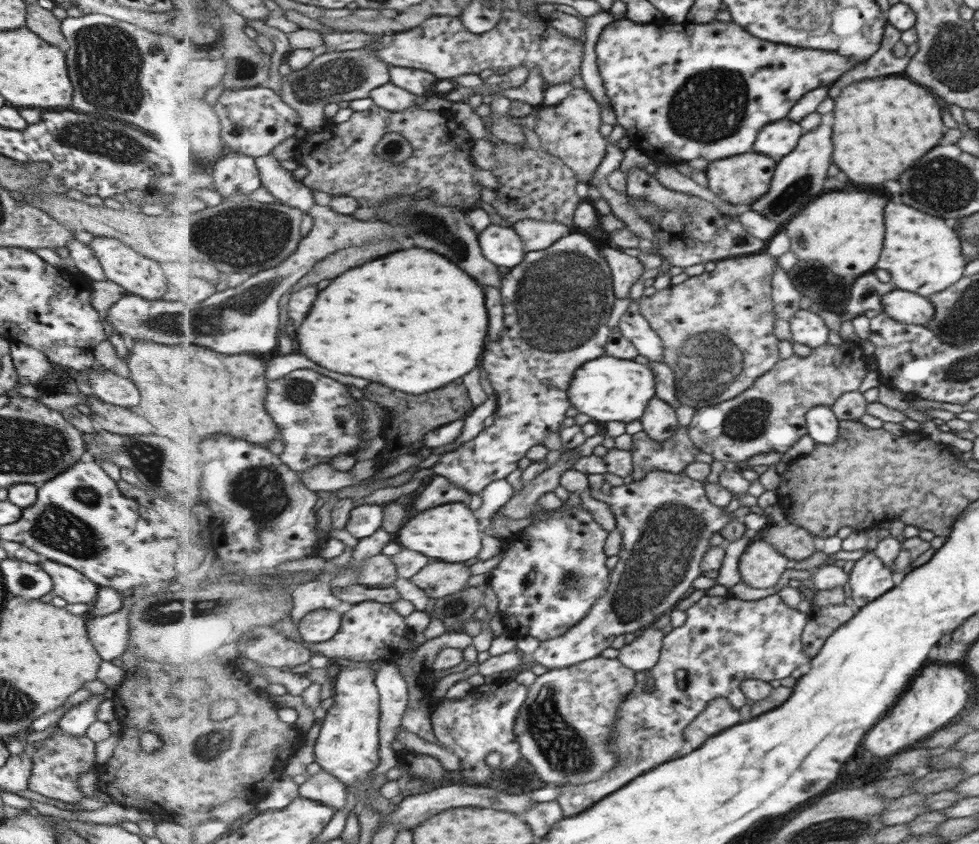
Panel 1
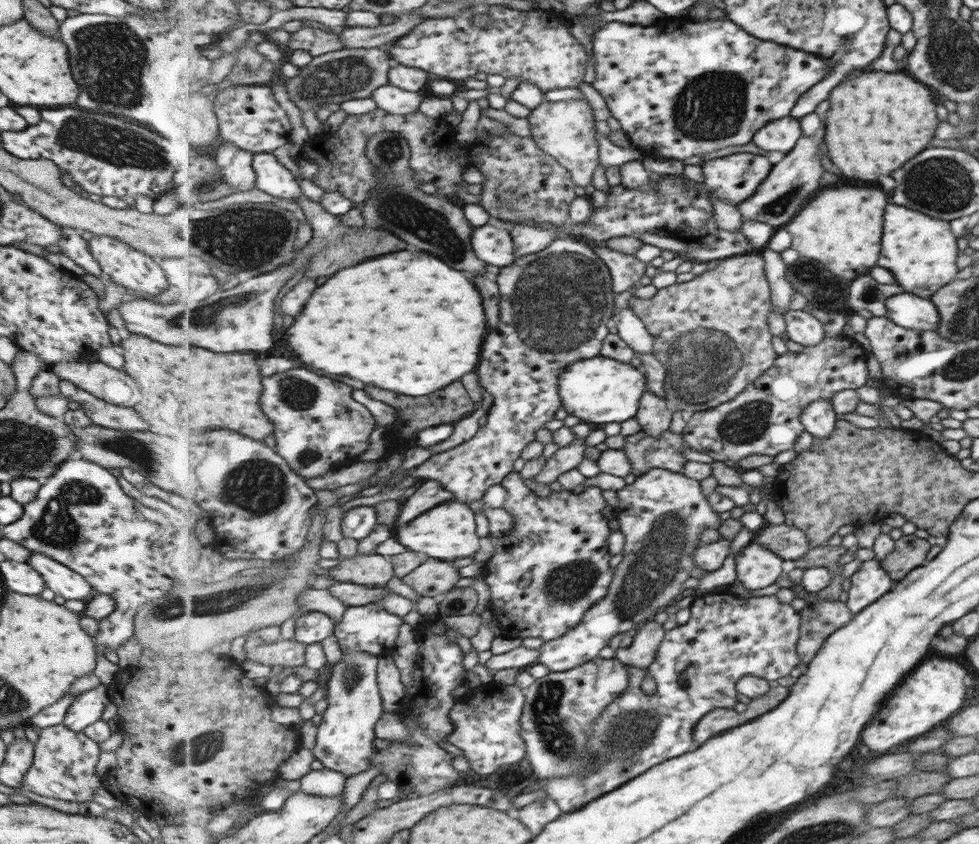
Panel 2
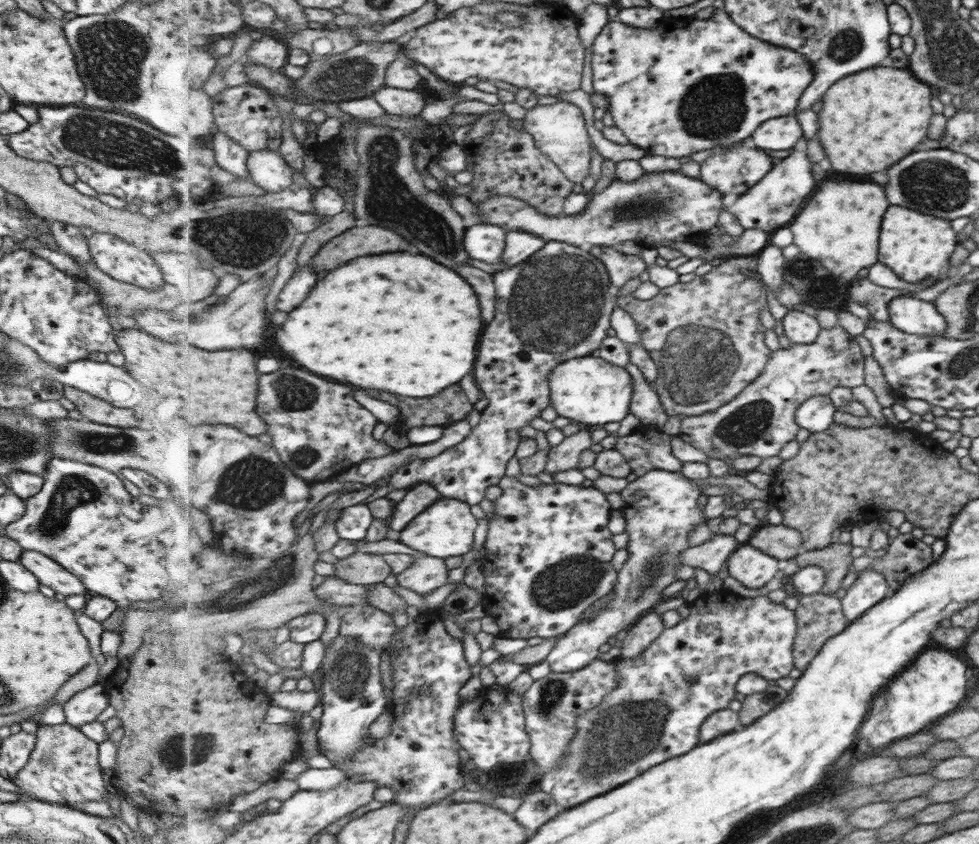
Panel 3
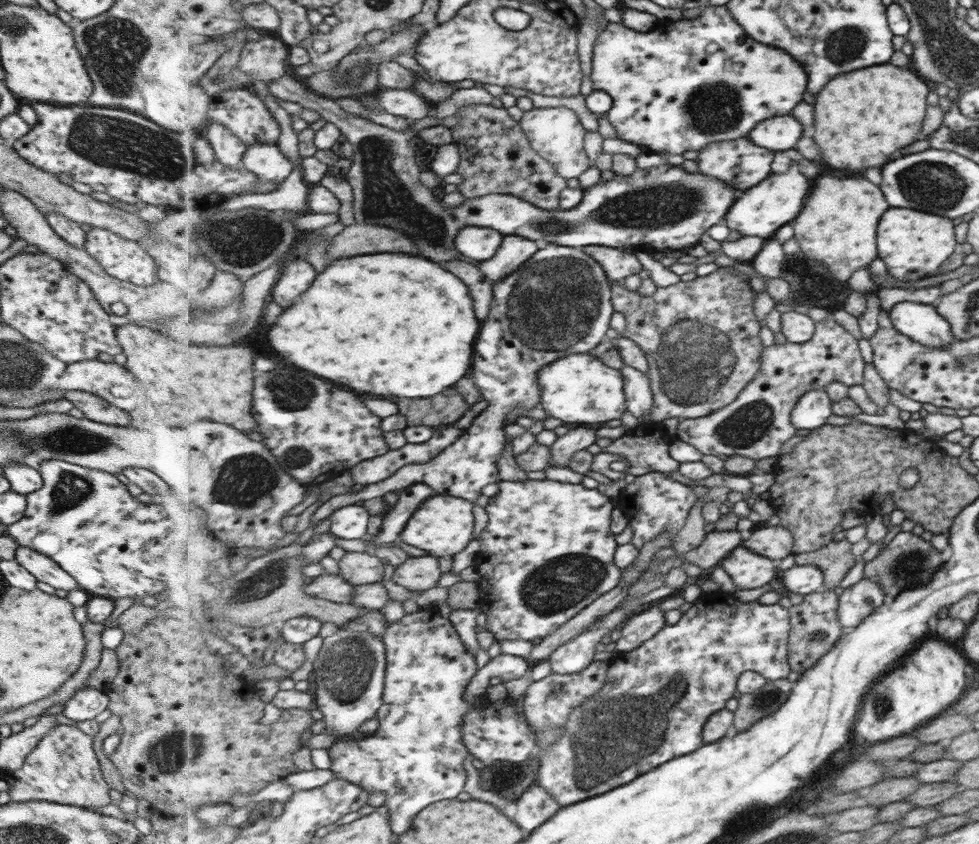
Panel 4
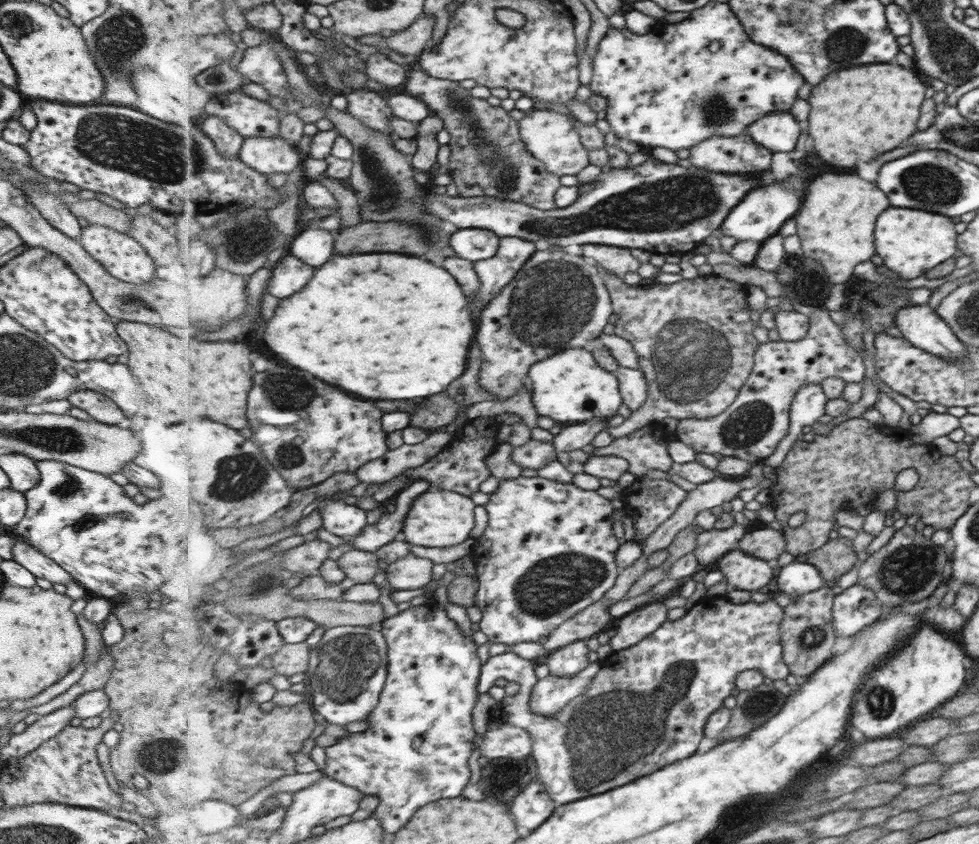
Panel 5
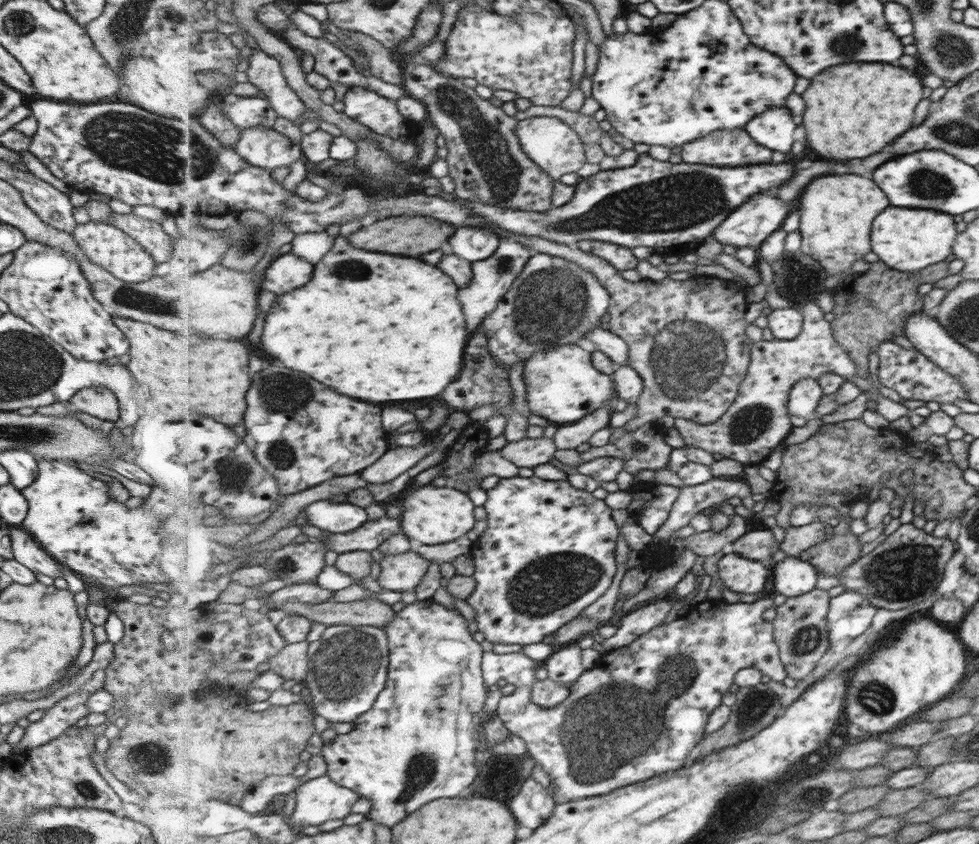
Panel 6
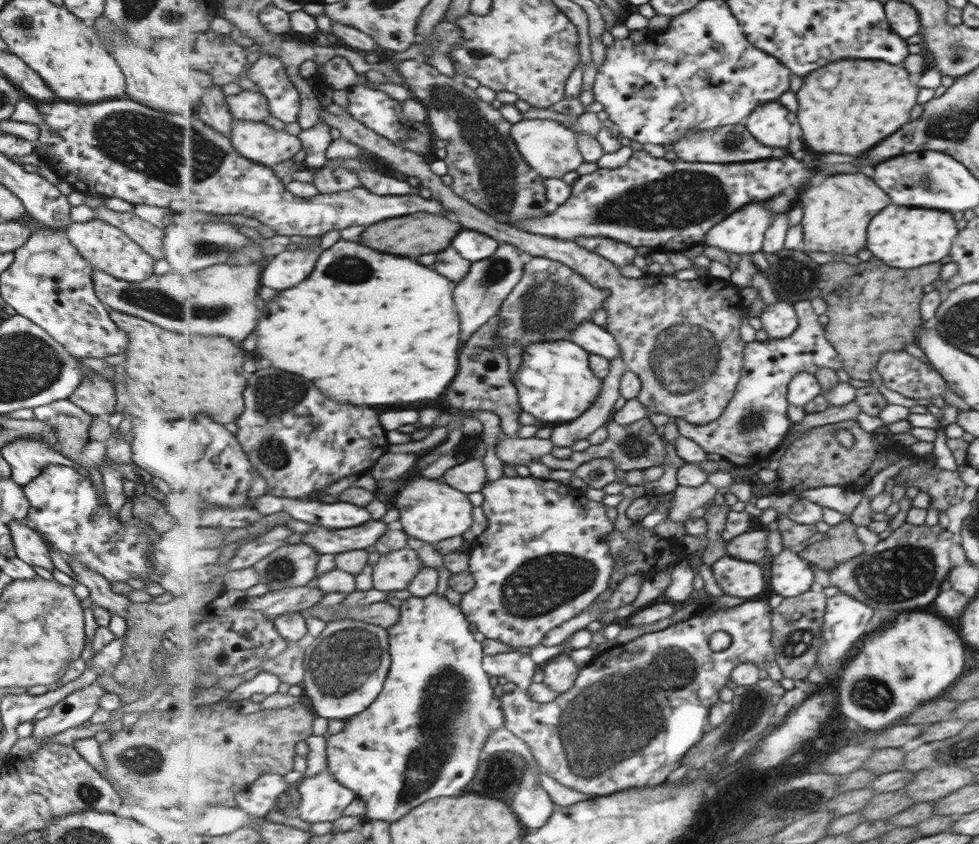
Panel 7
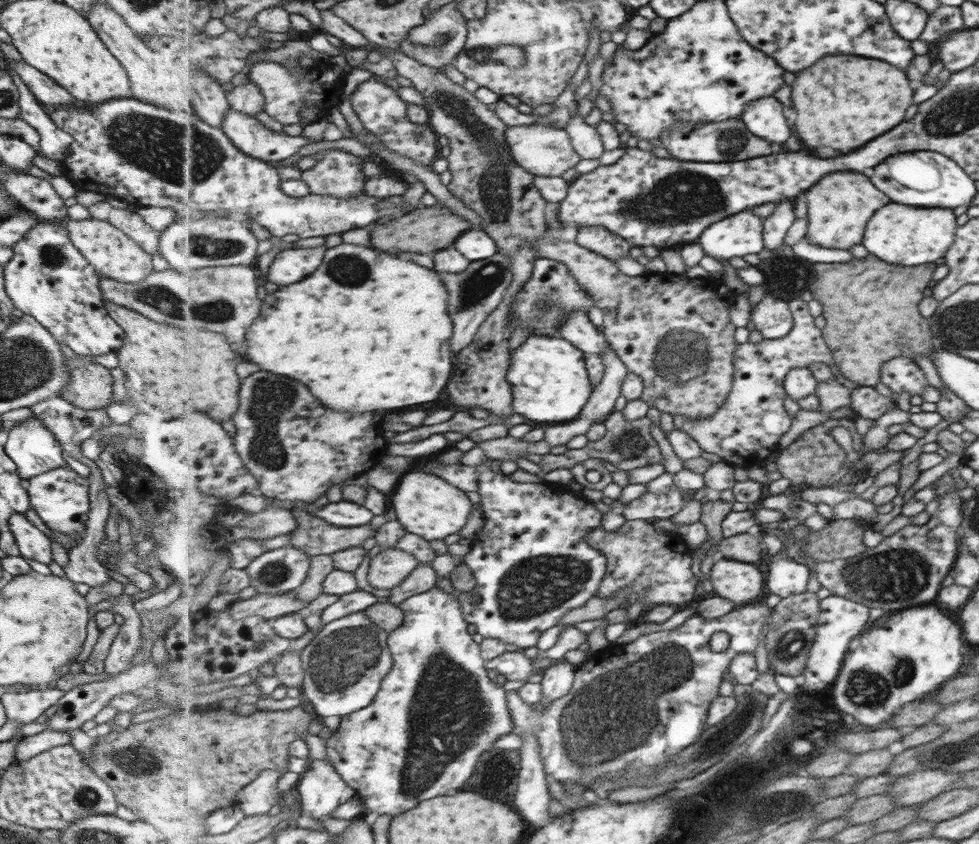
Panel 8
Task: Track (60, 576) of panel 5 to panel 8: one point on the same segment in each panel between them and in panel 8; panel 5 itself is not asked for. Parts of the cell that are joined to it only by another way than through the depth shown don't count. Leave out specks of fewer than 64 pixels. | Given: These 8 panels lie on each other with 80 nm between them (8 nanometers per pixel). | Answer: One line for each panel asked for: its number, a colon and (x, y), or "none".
6: (25, 550)
7: (28, 545)
8: (32, 544)

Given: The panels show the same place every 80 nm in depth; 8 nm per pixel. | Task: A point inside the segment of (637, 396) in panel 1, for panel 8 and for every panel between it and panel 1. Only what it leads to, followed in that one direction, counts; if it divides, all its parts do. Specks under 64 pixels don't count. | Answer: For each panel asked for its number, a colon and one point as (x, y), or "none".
2: (600, 390)
3: (591, 390)
4: (581, 388)
5: (571, 387)
6: (562, 384)
7: (555, 382)
8: (551, 383)

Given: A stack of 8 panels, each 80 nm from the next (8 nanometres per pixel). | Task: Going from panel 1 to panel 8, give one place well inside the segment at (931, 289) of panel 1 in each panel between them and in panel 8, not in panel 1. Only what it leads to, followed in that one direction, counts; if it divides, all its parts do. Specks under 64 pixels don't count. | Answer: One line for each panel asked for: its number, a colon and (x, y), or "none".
2: (919, 251)
3: (915, 246)
4: (912, 244)
5: (910, 241)
6: (906, 239)
7: (905, 238)
8: (902, 235)

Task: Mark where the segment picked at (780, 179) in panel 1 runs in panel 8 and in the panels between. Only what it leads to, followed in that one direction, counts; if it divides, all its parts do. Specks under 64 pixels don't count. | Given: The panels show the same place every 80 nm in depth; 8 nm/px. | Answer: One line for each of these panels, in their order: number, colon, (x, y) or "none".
2: (797, 179)
3: (775, 201)
4: (761, 211)
5: (760, 216)
6: (751, 225)
7: (744, 233)
8: (738, 235)

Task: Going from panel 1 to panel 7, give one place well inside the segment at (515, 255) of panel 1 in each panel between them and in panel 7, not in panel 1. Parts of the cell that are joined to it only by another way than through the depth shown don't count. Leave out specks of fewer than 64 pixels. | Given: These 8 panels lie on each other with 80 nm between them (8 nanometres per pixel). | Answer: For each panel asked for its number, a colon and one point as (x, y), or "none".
2: (494, 245)
3: (486, 242)
4: (481, 244)
5: (475, 244)
6: (475, 244)
7: (474, 245)

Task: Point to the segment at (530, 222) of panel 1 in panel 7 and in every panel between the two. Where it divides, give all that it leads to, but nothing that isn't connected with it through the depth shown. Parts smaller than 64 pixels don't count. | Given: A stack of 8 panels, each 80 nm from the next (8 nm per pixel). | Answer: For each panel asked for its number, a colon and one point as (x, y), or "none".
2: (529, 237)
3: (520, 245)
4: (514, 251)
5: (496, 273)
6: (493, 278)
7: (489, 282)

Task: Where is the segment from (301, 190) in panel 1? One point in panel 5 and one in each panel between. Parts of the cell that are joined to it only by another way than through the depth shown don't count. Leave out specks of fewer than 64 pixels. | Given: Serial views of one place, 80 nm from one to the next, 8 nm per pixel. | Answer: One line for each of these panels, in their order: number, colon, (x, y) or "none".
2: (273, 178)
3: (268, 168)
4: (267, 161)
5: (270, 155)

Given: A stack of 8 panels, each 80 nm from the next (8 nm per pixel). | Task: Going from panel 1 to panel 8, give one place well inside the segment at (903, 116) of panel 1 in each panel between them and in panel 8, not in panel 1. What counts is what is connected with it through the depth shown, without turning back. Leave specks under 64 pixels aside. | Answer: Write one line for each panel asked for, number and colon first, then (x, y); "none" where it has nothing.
2: (878, 120)
3: (872, 119)
4: (861, 117)
5: (858, 113)
6: (853, 110)
7: (847, 108)
8: (824, 94)

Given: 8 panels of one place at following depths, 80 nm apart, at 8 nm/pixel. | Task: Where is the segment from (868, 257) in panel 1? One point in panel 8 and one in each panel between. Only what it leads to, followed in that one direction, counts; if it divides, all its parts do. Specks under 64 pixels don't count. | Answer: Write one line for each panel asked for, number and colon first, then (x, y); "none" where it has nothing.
2: (842, 226)
3: (839, 227)
4: (838, 226)
5: (835, 227)
6: (836, 211)
7: (836, 214)
8: (839, 206)

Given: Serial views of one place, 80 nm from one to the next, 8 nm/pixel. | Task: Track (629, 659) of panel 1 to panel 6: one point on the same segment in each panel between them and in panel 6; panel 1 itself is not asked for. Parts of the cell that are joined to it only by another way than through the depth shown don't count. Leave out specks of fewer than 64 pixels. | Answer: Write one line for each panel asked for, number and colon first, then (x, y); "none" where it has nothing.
2: (641, 652)
3: (639, 638)
4: (644, 626)
5: (640, 623)
6: (643, 619)

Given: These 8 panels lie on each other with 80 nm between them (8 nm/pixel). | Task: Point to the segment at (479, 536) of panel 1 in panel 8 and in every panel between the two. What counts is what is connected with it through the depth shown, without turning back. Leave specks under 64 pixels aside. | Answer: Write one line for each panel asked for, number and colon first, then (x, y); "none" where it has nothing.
2: (449, 532)
3: (447, 530)
4: (443, 526)
5: (440, 518)
6: (434, 514)
7: (431, 511)
8: (429, 506)

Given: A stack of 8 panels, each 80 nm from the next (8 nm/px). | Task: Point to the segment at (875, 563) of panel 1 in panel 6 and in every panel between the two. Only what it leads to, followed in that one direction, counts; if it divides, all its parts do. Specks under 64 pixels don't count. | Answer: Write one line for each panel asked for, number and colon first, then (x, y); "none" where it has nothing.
2: (870, 582)
3: (869, 587)
4: (856, 603)
5: (856, 607)
6: (850, 613)

